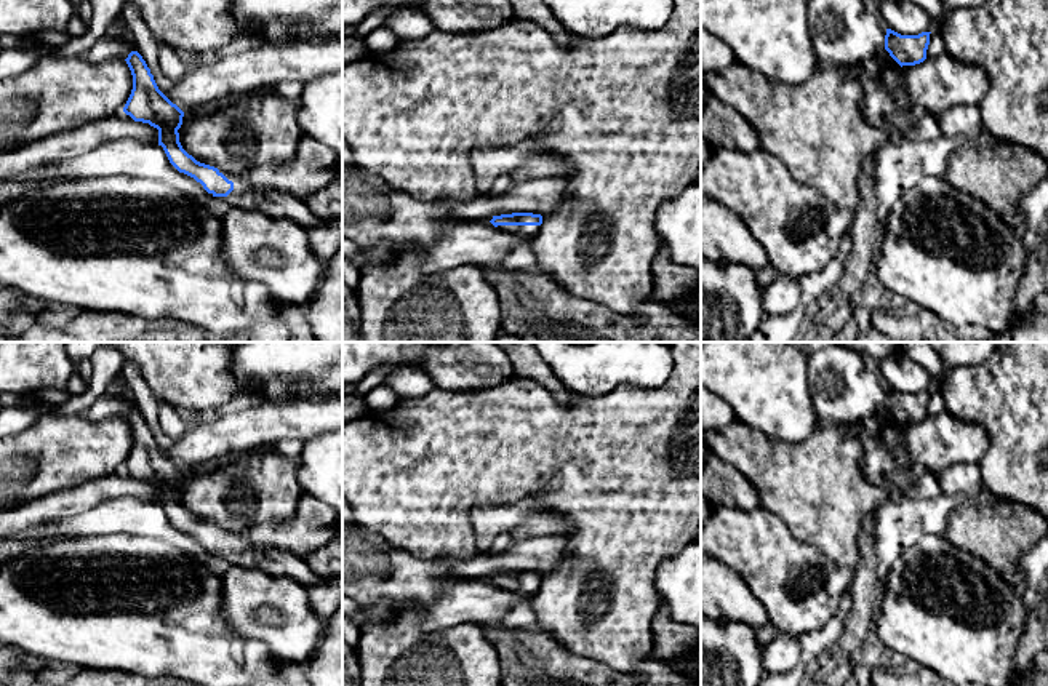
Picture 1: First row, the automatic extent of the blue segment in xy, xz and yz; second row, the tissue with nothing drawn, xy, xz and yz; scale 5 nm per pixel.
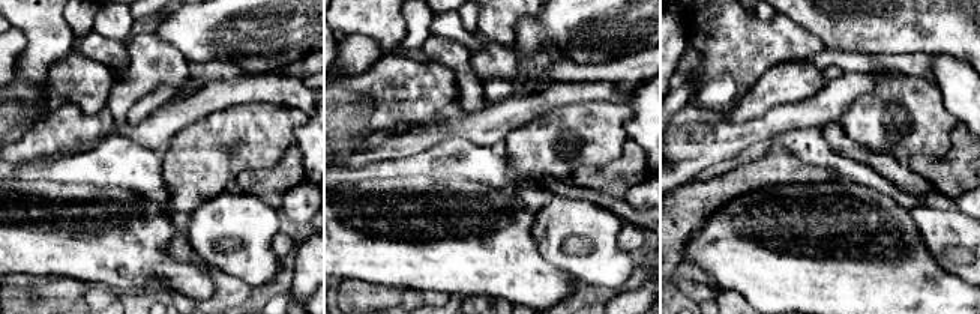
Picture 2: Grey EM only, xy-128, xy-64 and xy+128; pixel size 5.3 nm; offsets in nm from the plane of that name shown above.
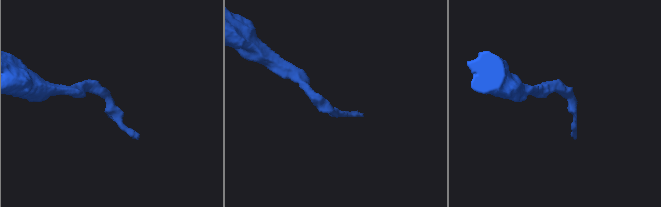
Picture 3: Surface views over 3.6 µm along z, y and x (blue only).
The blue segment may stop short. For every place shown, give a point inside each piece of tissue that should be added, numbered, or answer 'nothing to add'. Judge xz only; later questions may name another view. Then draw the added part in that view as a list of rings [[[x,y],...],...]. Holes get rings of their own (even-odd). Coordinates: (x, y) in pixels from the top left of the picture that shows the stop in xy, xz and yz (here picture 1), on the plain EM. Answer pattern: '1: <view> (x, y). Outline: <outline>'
1: xz (530, 590). Outline: [[[498,584],[498,587],[533,598],[539,592],[541,584]]]

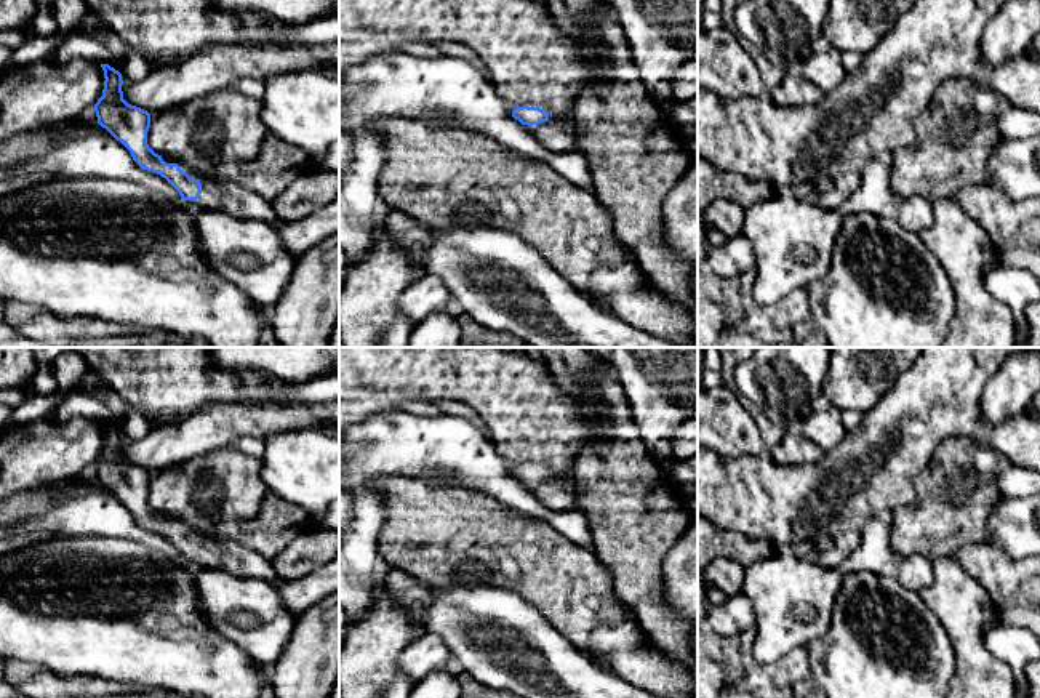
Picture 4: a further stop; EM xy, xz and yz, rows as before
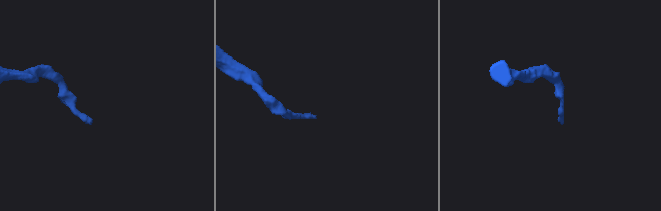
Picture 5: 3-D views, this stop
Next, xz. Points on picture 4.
1: xz (559, 492). Outline: [[[528,464],[539,466],[549,472],[549,479],[539,483],[523,483],[544,506],[555,511],[570,511],[578,504],[578,485],[573,482],[573,474],[560,474],[552,471],[544,464]]]

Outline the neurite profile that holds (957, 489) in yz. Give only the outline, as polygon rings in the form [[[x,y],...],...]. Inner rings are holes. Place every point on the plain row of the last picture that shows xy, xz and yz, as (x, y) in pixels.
[[[949,437],[941,442],[915,479],[917,496],[891,511],[890,543],[899,559],[920,554],[930,560],[954,556],[971,543],[987,543],[987,517],[1002,498],[997,477],[1010,461],[974,439]]]

